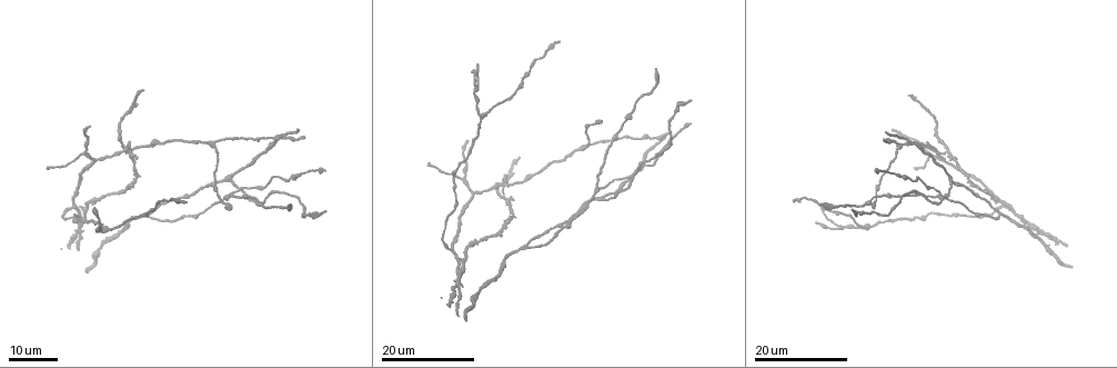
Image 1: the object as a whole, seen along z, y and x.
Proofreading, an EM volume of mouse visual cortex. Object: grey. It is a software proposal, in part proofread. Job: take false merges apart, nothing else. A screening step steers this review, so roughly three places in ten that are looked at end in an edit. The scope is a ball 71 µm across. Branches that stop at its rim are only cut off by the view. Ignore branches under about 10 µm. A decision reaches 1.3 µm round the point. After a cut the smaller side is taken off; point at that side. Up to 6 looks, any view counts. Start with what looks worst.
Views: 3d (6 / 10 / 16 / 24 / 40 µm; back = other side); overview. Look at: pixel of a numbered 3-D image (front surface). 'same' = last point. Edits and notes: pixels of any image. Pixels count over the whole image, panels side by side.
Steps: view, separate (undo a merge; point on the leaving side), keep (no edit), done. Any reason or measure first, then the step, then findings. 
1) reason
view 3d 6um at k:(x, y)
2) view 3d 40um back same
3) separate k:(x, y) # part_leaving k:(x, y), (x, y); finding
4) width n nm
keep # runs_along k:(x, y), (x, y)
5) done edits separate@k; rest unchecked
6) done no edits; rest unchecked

thin arm on a thick one
view 3d 16um at 1:(502, 186)

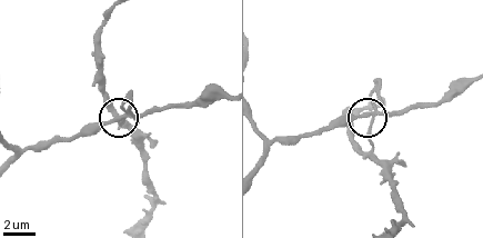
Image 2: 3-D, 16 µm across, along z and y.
closer look
view 3d 10um at 2:(371, 119)

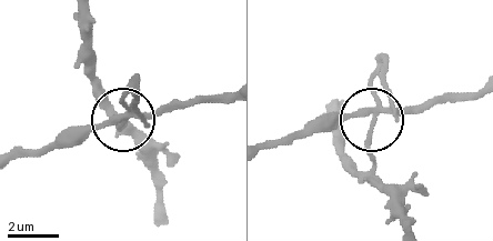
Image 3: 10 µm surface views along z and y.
keep # runs_along 3:(478, 88), (375, 113), (370, 152), (375, 181); one neuron here

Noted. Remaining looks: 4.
four arms meet
view 3d 16um at 1:(107, 231)

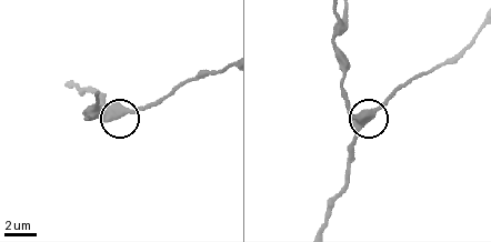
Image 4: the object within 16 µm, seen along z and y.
view 3d 10um at 4:(358, 118)

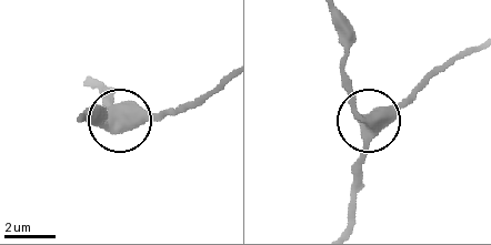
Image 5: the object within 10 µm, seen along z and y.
arms 4
keep # runs_along 5:(347, 222), (366, 126), (340, 64); continuous, no second neuron

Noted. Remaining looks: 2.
side arm on a straight run
view 3d 24um at 1:(521, 248)

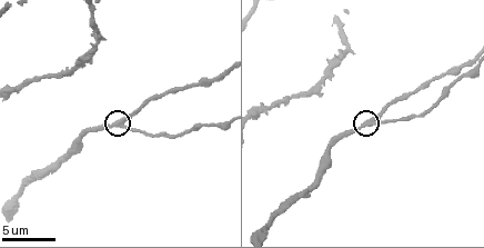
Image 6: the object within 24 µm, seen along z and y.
closer look
view 3d 6um at 6:(371, 122)

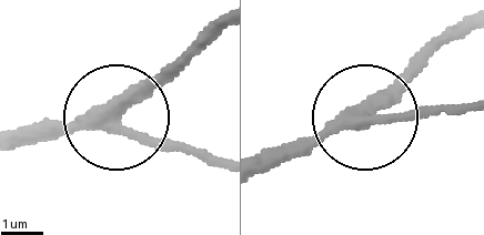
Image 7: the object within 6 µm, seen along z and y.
arms 3
keep # one neuron here

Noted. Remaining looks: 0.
done no edits; rest unchecked

